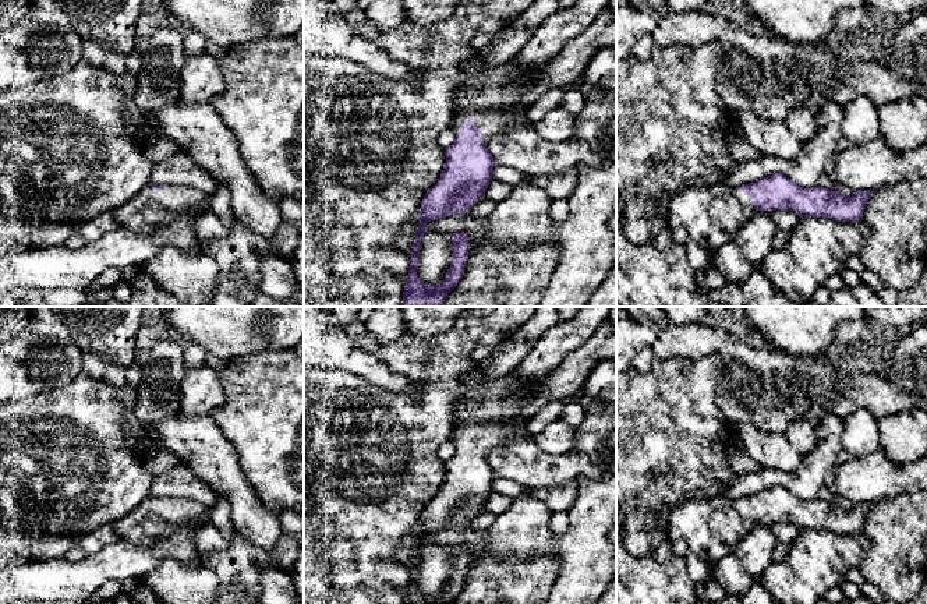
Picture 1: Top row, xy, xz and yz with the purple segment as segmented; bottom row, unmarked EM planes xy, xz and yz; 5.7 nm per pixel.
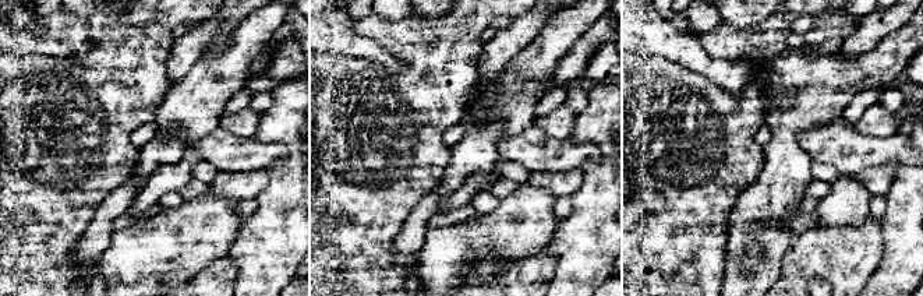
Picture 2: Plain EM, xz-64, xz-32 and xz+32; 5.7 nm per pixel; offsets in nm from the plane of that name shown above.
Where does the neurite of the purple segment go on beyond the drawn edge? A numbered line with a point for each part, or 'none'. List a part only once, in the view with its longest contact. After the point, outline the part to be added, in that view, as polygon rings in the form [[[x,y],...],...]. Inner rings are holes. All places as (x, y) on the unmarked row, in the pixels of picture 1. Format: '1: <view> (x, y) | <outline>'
1: xz (488, 406) | [[[604,321],[597,331],[580,347],[574,349],[567,357],[542,378],[533,389],[526,388],[519,382],[512,372],[505,374],[498,379],[487,379],[478,367],[463,377],[466,392],[461,402],[457,405],[456,430],[452,434],[452,441],[460,445],[460,439],[468,432],[474,432],[474,439],[482,442],[482,455],[502,445],[512,432],[510,423],[514,418],[530,418],[538,409],[551,402],[567,402],[576,396],[592,368],[606,360],[616,357],[616,326],[611,321]]]

